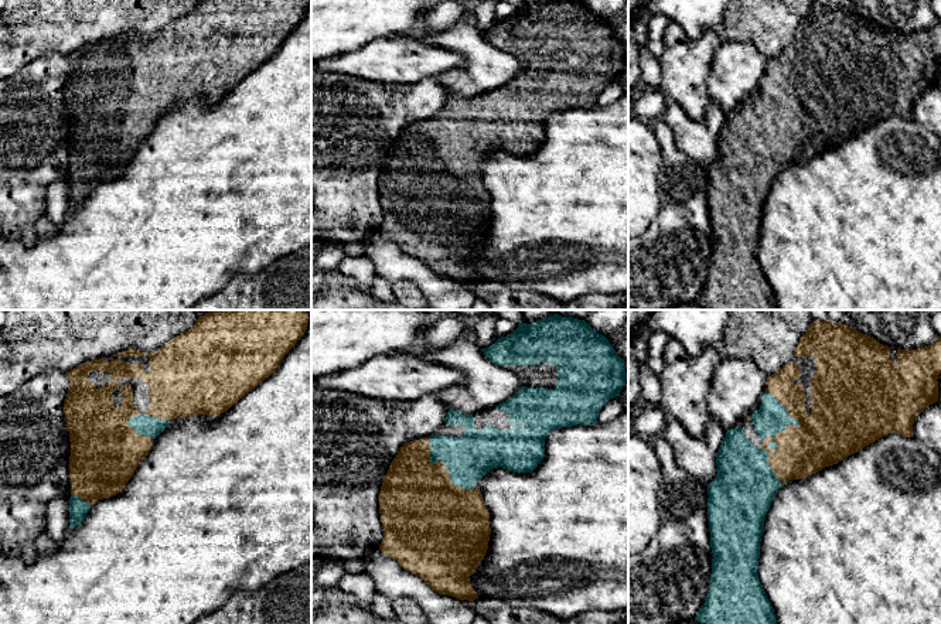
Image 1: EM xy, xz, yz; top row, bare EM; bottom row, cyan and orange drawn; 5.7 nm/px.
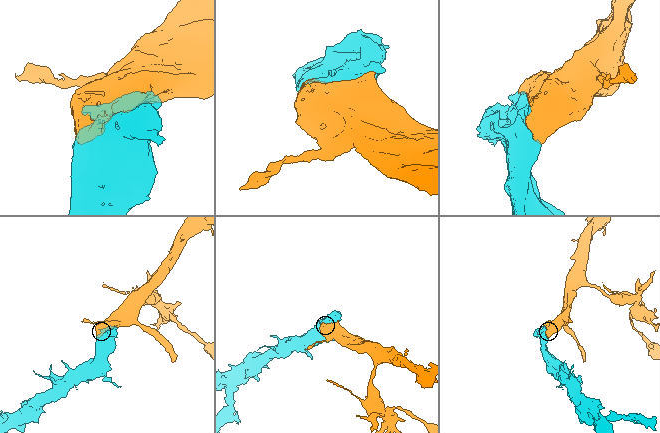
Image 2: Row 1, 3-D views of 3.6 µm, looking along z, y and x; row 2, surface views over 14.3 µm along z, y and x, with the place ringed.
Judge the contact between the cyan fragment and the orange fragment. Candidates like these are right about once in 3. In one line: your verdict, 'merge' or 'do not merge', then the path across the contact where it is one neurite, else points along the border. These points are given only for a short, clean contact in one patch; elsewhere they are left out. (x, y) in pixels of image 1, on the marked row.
merge

